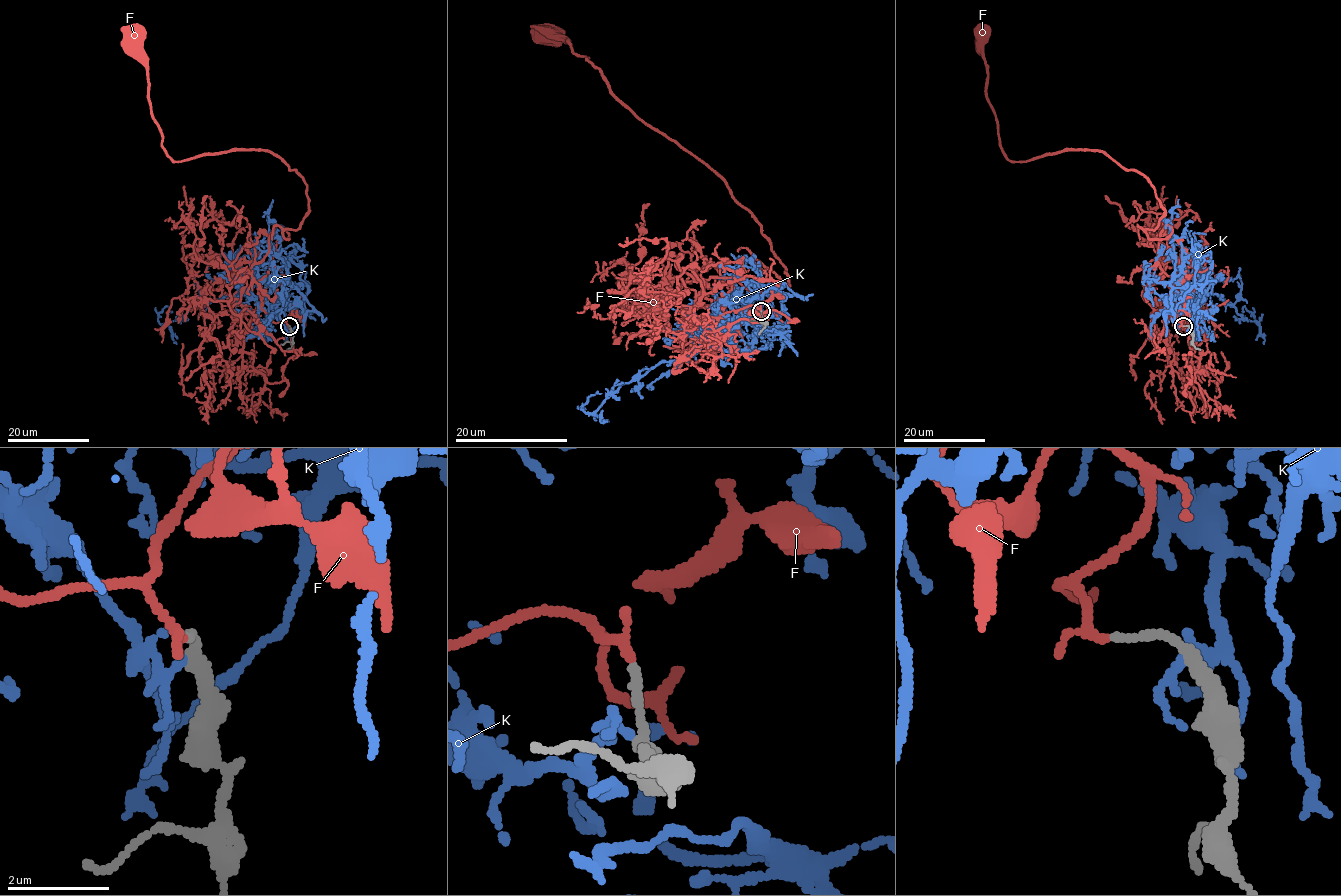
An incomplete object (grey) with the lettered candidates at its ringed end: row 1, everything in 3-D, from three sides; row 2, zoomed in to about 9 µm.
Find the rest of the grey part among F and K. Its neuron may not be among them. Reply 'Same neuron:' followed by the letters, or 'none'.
Same neuron: F

